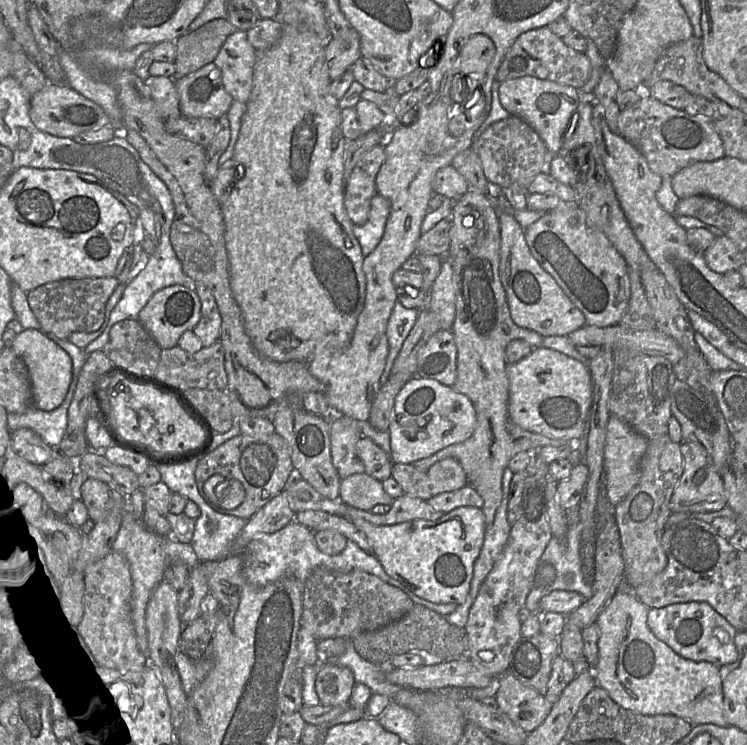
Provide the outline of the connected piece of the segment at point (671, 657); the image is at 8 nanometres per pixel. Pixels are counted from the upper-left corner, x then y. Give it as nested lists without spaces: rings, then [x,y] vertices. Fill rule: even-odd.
[[[618,589],[600,612],[596,621],[599,629],[599,659],[597,665],[591,668],[597,685],[620,707],[641,715],[674,715],[693,725],[729,726],[723,709],[723,688],[719,667],[710,662],[696,662],[679,656],[653,634],[647,625],[647,617],[648,607],[634,593],[623,589]]]

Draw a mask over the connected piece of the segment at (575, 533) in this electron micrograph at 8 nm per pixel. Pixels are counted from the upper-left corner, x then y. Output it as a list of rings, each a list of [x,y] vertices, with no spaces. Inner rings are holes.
[[[580,520],[570,524],[567,534],[559,539],[552,537],[545,551],[543,552],[540,563],[551,564],[556,571],[556,579],[549,586],[542,587],[549,595],[554,590],[574,591],[583,595],[586,599],[593,596],[592,581],[585,578],[583,562],[580,556]],[[565,575],[572,575],[572,582],[567,585]]]

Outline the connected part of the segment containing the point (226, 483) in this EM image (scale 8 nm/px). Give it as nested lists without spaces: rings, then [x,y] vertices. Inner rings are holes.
[[[219,474],[212,475],[205,482],[204,491],[213,502],[226,509],[238,507],[245,499],[245,491],[239,481]]]

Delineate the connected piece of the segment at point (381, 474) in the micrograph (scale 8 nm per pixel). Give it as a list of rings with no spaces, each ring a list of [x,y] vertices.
[[[361,438],[356,444],[356,452],[364,464],[366,474],[381,482],[391,476],[391,458],[373,440]]]

